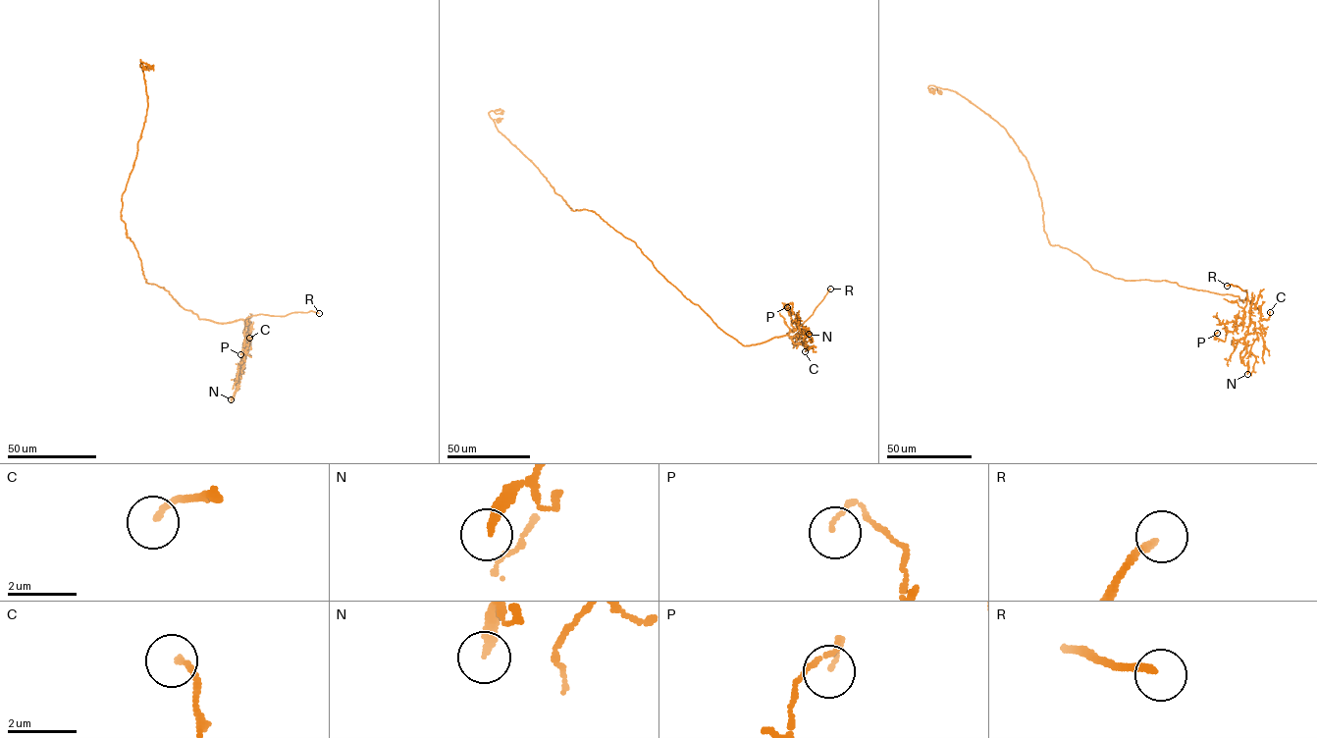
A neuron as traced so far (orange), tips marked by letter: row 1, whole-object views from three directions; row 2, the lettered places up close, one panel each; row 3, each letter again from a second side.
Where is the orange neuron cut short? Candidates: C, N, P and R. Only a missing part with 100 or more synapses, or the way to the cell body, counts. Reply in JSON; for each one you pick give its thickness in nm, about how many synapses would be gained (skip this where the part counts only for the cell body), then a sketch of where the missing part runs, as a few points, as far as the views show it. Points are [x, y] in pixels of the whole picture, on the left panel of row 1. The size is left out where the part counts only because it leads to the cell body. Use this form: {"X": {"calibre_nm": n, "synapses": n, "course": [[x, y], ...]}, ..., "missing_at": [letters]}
{"R": {"calibre_nm": 200}, "missing_at": ["R"]}

